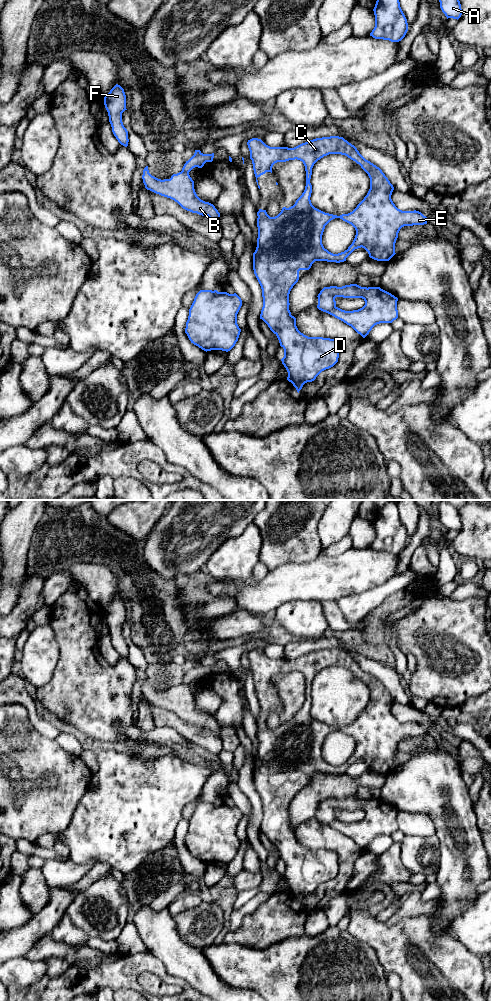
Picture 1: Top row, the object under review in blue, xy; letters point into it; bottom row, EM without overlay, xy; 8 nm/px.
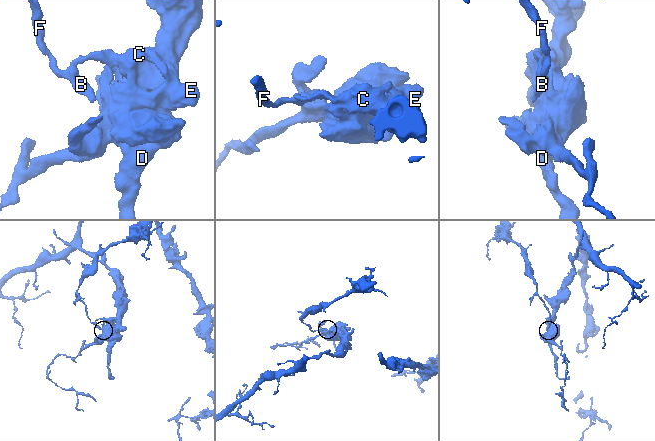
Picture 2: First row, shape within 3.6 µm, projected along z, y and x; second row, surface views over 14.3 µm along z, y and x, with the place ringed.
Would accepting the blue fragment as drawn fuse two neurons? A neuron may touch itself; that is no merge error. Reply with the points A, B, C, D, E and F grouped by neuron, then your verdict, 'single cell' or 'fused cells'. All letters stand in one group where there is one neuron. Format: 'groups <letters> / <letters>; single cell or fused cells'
groups A C D E / B F; fused cells

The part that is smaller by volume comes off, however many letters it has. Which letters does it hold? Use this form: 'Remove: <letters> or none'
Remove: B, F

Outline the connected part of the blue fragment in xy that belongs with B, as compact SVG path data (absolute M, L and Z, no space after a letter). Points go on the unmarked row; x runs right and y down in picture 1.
M148 678L143 682L143 695L147 702L177 714L183 721L202 728L208 728L219 738L220 725L215 718L201 712L194 701L194 693L187 684L173 686L170 691L158 691L149 685Z

